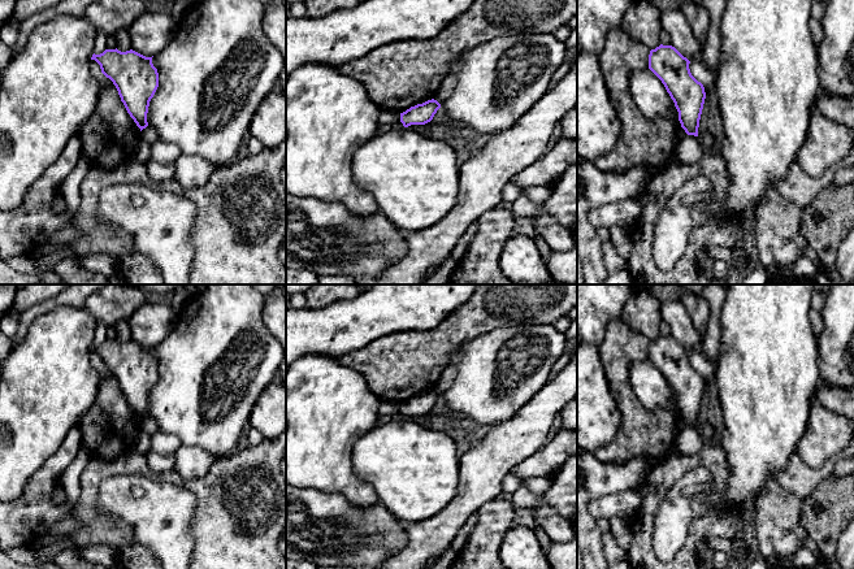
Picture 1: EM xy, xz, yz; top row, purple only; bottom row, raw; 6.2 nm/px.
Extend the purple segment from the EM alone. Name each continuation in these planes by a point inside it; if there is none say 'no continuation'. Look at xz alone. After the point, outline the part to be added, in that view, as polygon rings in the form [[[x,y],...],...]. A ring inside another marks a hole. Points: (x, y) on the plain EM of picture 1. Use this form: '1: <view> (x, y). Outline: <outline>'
no continuation

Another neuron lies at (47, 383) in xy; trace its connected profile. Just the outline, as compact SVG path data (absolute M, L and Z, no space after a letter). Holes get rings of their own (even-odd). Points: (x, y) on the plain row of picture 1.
M60 307L39 316L30 325L25 339L13 347L0 365L0 500L21 496L30 477L62 444L68 431L78 426L94 404L100 375L90 362L97 321L84 307Z

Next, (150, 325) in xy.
M147 303L129 320L131 340L146 348L152 348L170 333L175 318L177 313L169 304Z

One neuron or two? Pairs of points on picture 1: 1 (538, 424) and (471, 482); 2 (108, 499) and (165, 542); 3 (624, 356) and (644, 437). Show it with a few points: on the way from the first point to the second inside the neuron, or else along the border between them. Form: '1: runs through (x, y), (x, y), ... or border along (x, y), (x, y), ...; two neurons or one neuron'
1: runs through (521, 437), (511, 442), (488, 465); one neuron
2: runs through (122, 504), (134, 511), (151, 528); one neuron
3: runs through (621, 376), (621, 390), (634, 417); one neuron

